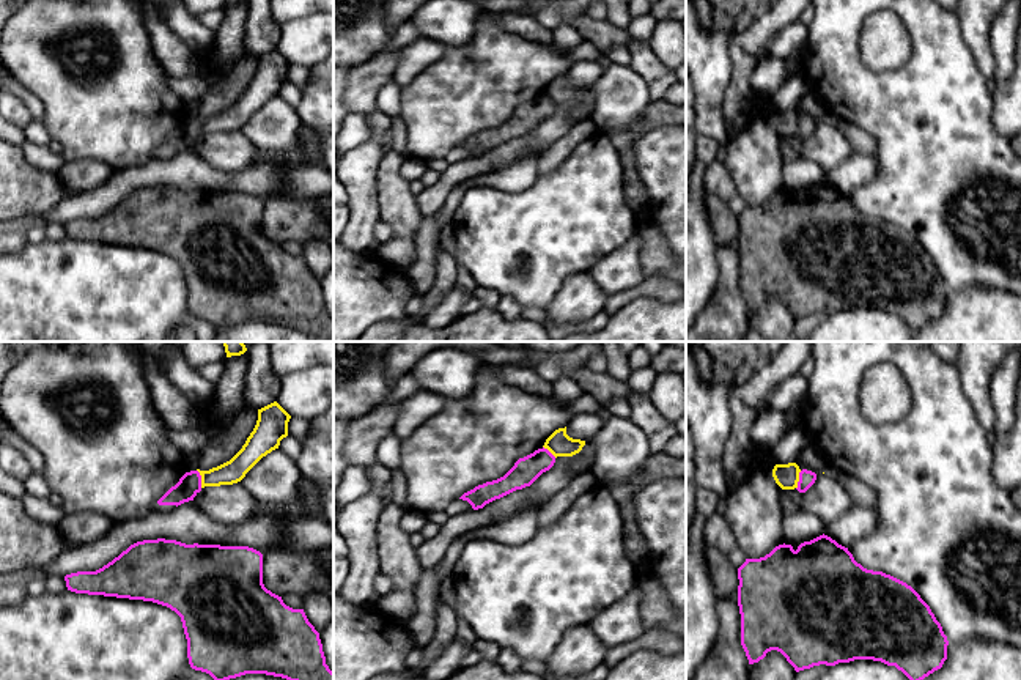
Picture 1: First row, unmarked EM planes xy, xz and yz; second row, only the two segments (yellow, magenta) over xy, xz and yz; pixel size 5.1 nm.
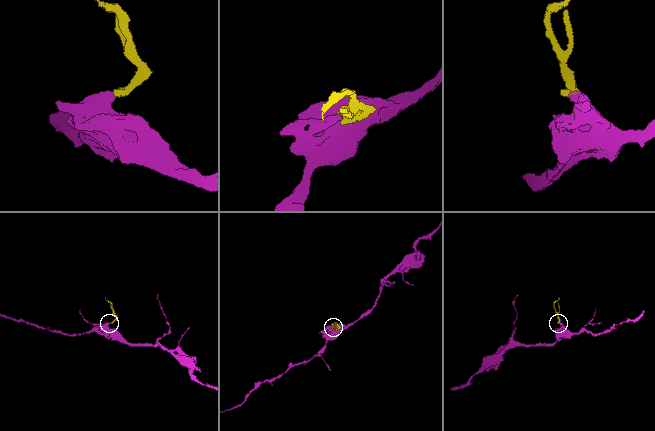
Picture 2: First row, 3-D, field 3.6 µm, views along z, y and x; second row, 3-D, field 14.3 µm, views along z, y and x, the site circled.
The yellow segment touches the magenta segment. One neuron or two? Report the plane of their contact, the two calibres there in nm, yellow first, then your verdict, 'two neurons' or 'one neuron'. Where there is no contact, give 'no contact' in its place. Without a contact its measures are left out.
contact in xy; calibres 120 and 120 nm; two neurons

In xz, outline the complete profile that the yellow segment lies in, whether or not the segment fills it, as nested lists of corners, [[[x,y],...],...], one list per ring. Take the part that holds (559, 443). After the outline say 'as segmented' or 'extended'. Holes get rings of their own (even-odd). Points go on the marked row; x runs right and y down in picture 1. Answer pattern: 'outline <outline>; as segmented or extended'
outline [[[566,427],[555,430],[544,442],[544,449],[547,449],[555,458],[557,456],[573,456],[582,450],[585,441],[573,439],[566,434]]]; as segmented

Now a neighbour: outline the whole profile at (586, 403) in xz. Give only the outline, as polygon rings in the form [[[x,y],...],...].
[[[582,392],[581,397],[577,397],[576,400],[569,401],[569,411],[577,416],[577,414],[598,414],[598,411],[603,408],[603,405],[599,403],[599,400],[596,397],[593,397],[588,392]]]

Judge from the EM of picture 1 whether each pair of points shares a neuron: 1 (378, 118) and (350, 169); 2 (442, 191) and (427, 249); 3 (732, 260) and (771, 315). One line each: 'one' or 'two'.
1: one
2: two
3: two

